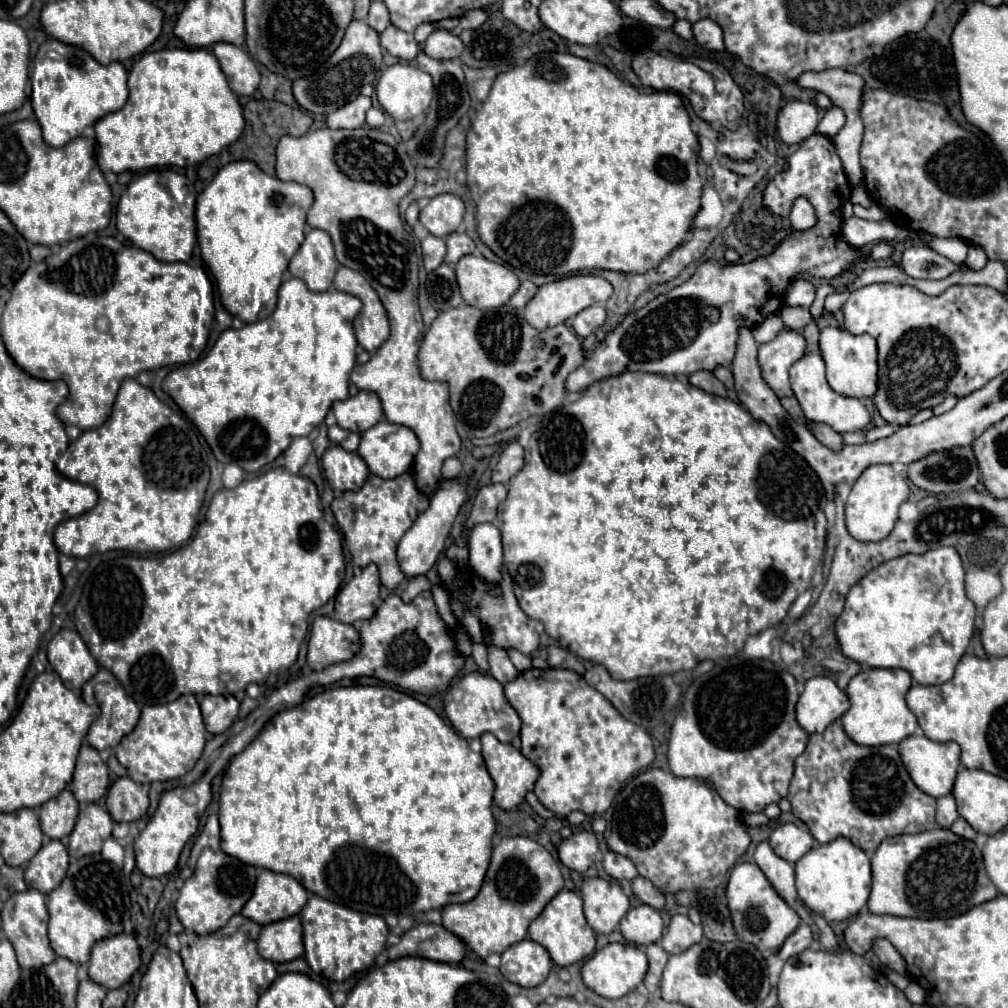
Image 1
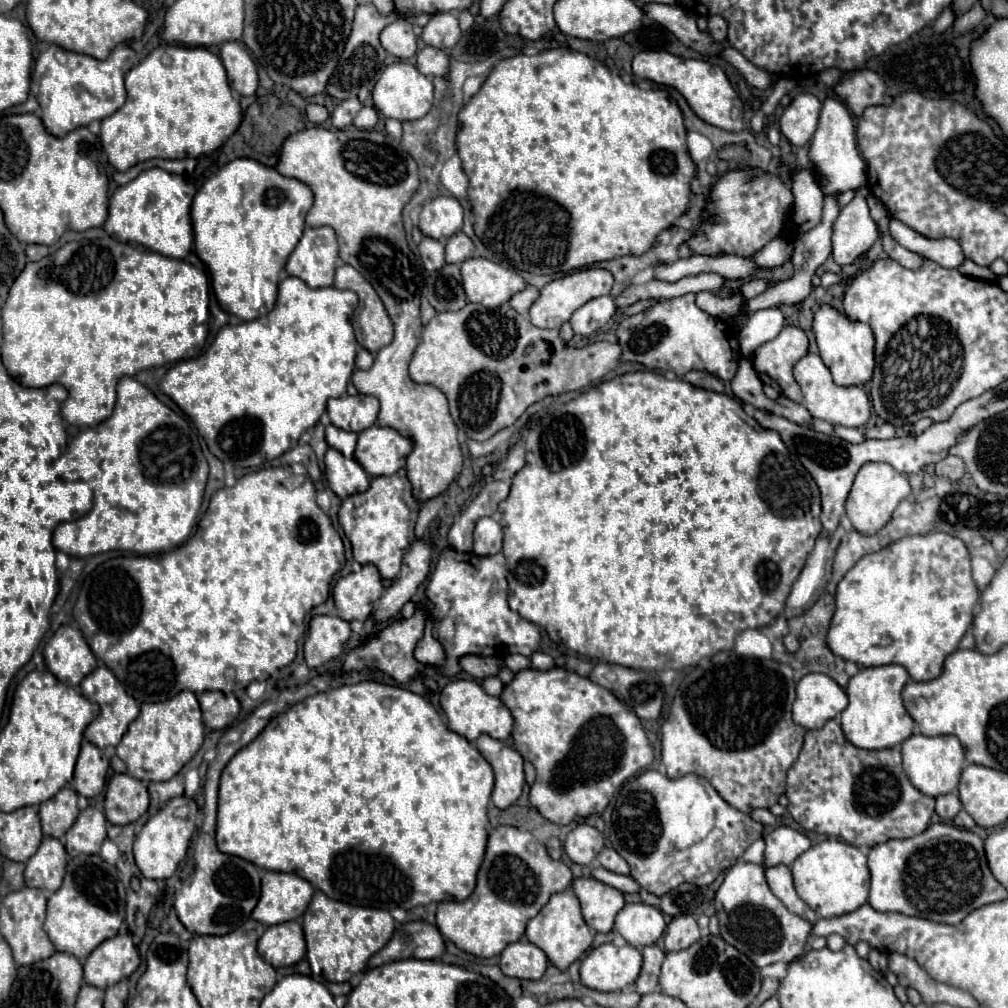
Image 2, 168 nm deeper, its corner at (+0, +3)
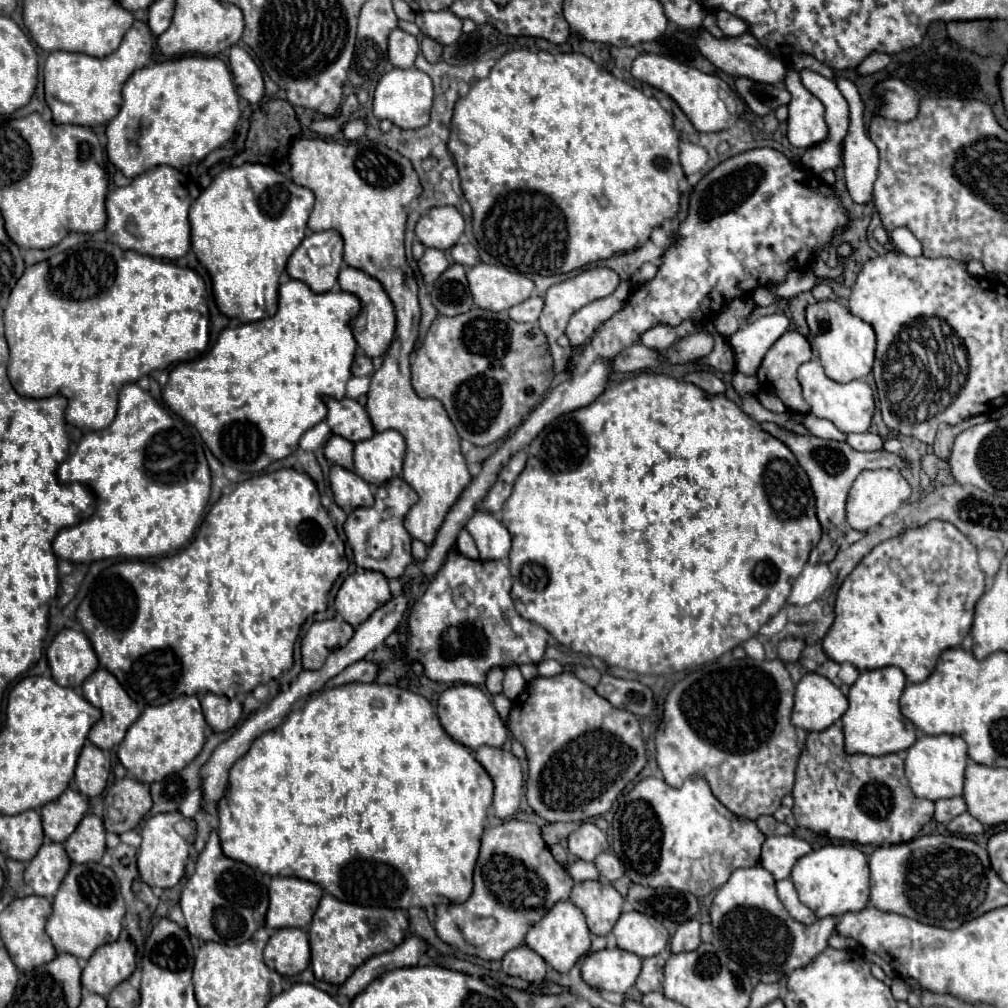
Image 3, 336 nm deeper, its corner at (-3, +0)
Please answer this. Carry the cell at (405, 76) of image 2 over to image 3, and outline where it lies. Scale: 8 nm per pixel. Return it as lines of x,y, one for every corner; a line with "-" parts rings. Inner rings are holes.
415,67
391,69
381,77
373,93
373,115
377,119
389,119
393,125
401,129
419,129
427,125
431,103
433,103
433,83
427,73

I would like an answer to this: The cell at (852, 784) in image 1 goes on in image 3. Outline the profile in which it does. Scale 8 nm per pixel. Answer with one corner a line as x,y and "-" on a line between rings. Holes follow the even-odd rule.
831,725
825,731
809,733
805,749
797,763
797,779
793,787
793,815
797,825
815,831
819,835
829,835
835,839
855,841
855,843
907,843
919,835
923,825
933,819
933,801
919,799
913,795
907,777
903,773
903,757
897,753
883,757
869,755
849,755
843,749
841,727

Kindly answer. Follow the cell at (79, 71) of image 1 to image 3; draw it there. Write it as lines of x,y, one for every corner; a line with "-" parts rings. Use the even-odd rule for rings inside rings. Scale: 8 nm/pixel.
135,19
131,29
125,33
123,43
111,55
97,59
83,53
53,51
43,67
45,77
45,101
53,113
55,123
73,123
85,127
97,127
109,123
123,103
121,89
127,77
151,61
153,35
145,21

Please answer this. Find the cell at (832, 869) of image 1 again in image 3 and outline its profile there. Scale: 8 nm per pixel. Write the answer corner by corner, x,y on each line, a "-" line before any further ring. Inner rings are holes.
825,845
801,857
793,871
791,881
799,893
799,901
817,917
841,917
849,911
861,911
869,903
869,865
865,855
853,845

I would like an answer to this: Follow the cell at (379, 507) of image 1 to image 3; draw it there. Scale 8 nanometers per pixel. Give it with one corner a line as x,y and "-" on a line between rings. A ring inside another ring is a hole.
399,477
379,485
375,493
375,505
373,507
359,507
355,509
347,521
345,521
345,535
347,543
353,549
355,563
363,569
379,571
387,579
401,577
405,567
411,563
411,537
403,527
405,515
411,509
411,505
417,503
417,493

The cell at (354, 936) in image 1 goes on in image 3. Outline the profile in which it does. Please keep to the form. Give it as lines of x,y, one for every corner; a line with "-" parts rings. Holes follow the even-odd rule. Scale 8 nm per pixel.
323,895
311,927
309,927
309,943
311,943
311,965
317,979
341,985
345,979
369,957
395,949
403,943
407,935
409,919
399,909
387,907
361,907
353,903
345,903
335,899
333,895
-
319,963
323,971
319,973

